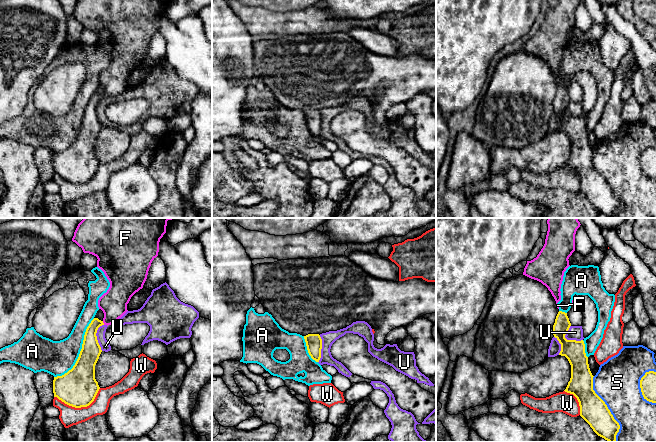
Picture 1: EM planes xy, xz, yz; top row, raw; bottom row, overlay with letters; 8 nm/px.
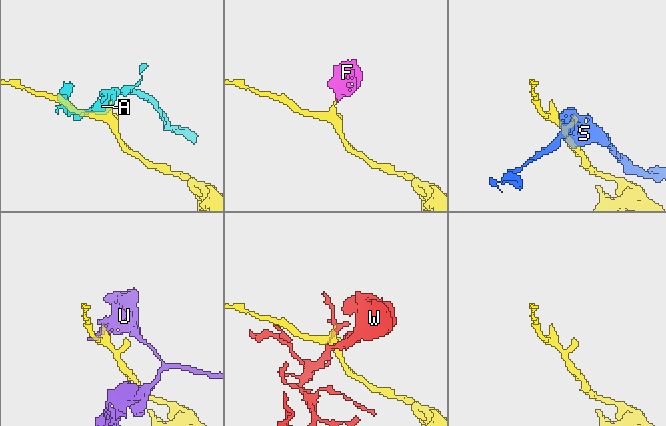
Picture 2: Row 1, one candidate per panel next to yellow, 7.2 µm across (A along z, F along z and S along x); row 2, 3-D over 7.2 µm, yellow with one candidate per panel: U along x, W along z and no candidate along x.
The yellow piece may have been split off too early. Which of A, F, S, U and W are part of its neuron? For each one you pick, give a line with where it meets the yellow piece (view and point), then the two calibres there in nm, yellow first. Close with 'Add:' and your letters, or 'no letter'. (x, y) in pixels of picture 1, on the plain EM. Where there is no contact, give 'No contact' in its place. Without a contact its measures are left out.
F: Touches yellow at xy (103, 99). Thickness 160 nm (yellow) against 220 nm
Add: F

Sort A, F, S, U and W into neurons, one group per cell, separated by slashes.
A / F / S / U / W

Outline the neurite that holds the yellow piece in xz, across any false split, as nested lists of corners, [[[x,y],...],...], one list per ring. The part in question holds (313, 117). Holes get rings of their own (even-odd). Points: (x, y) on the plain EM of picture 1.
[[[308,110],[304,112],[307,126],[313,136],[319,138],[321,134],[322,115],[319,110]]]

